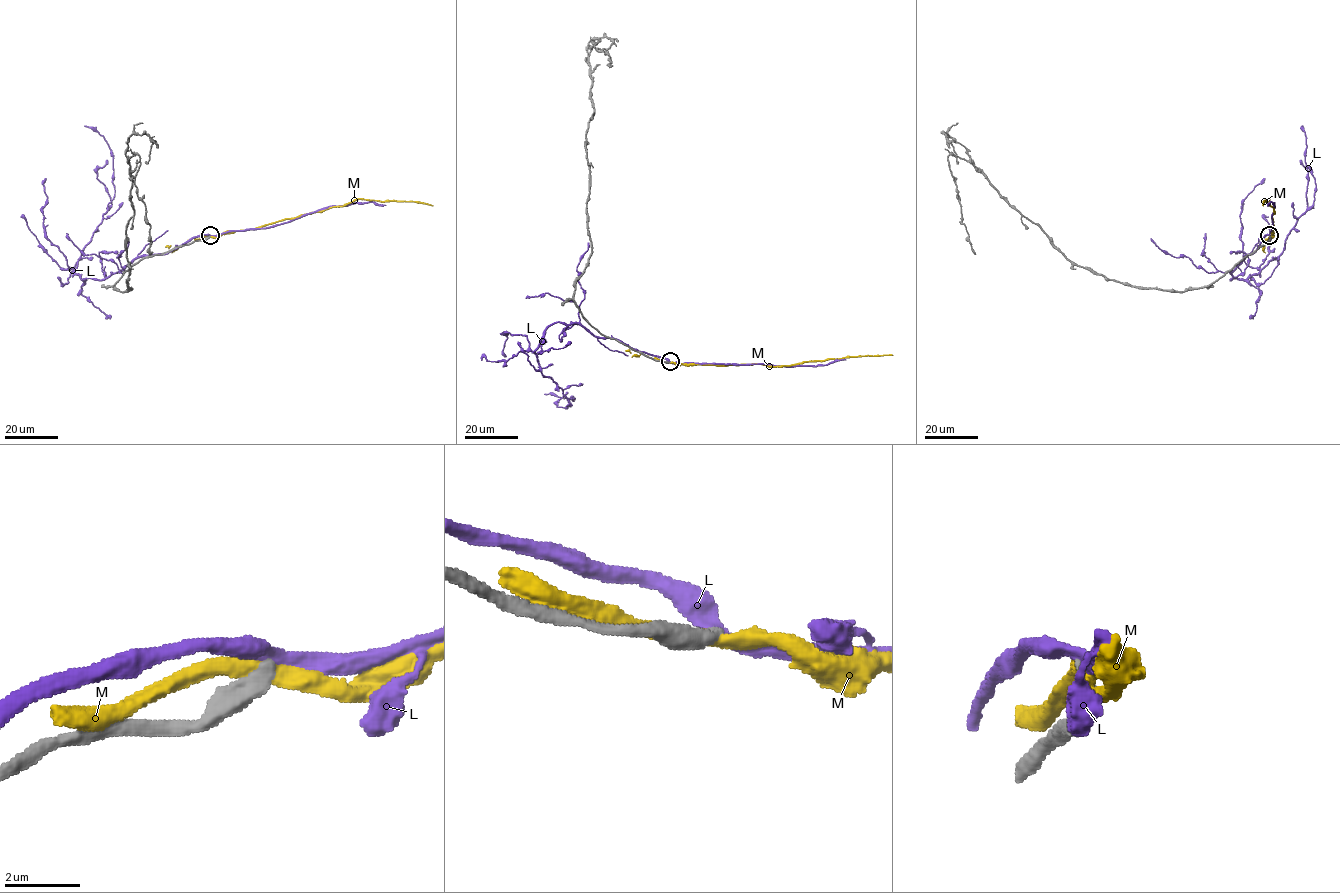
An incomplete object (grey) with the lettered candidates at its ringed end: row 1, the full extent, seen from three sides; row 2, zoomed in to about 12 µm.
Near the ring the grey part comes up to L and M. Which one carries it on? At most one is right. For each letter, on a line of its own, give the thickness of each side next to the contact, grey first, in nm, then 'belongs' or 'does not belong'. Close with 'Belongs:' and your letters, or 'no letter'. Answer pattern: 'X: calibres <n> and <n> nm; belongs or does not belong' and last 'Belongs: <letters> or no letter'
L: calibres 360 and 340 nm; does not belong
M: calibres 550 and 400 nm; does not belong
Belongs: no letter

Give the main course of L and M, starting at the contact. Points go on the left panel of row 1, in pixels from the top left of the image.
L: (209, 235), (137, 256), (102, 279), (82, 279), (77, 263), (114, 191), (112, 152), (84, 125)
M: (208, 237), (322, 212), (359, 199), (420, 201), (433, 205)

